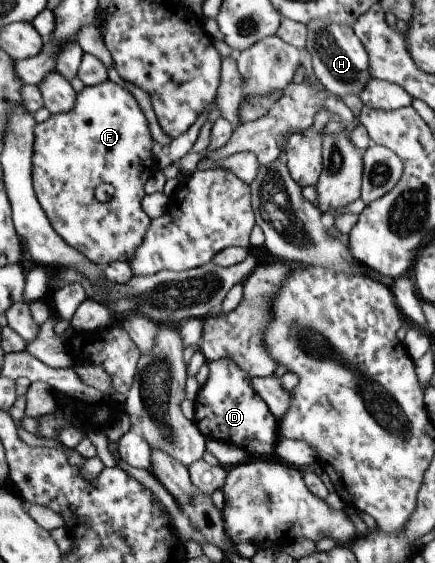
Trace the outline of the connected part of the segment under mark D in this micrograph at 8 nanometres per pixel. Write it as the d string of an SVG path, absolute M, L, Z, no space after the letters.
M230 359L208 362L208 375L193 400L196 428L206 439L224 441L240 446L248 458L272 458L274 445L279 439L277 419L268 411L266 403L250 387L250 377L240 371Z

